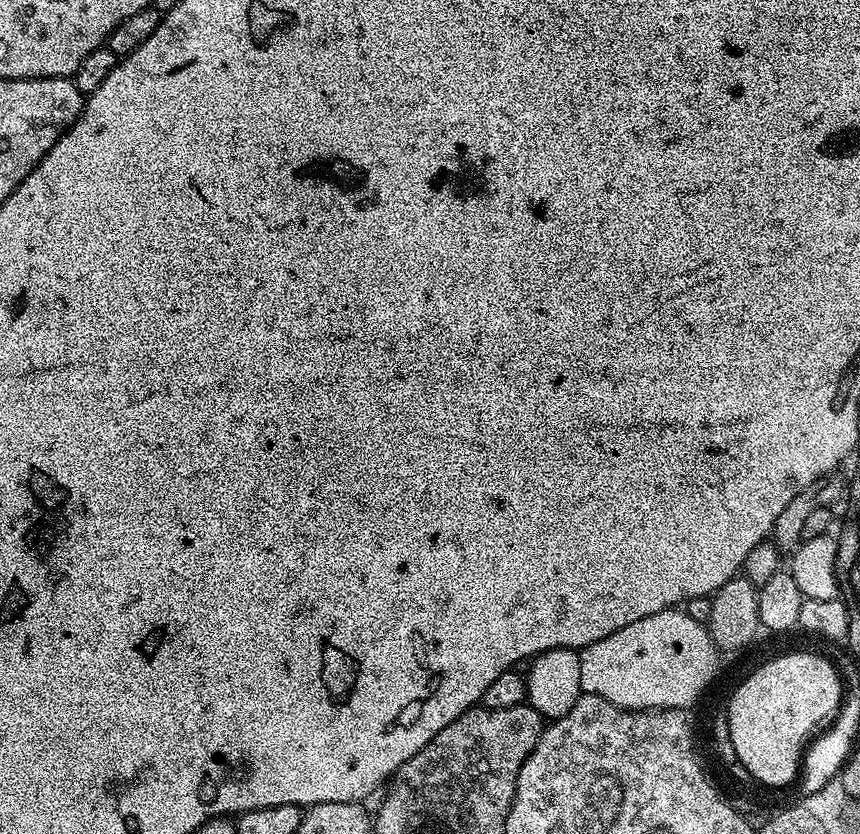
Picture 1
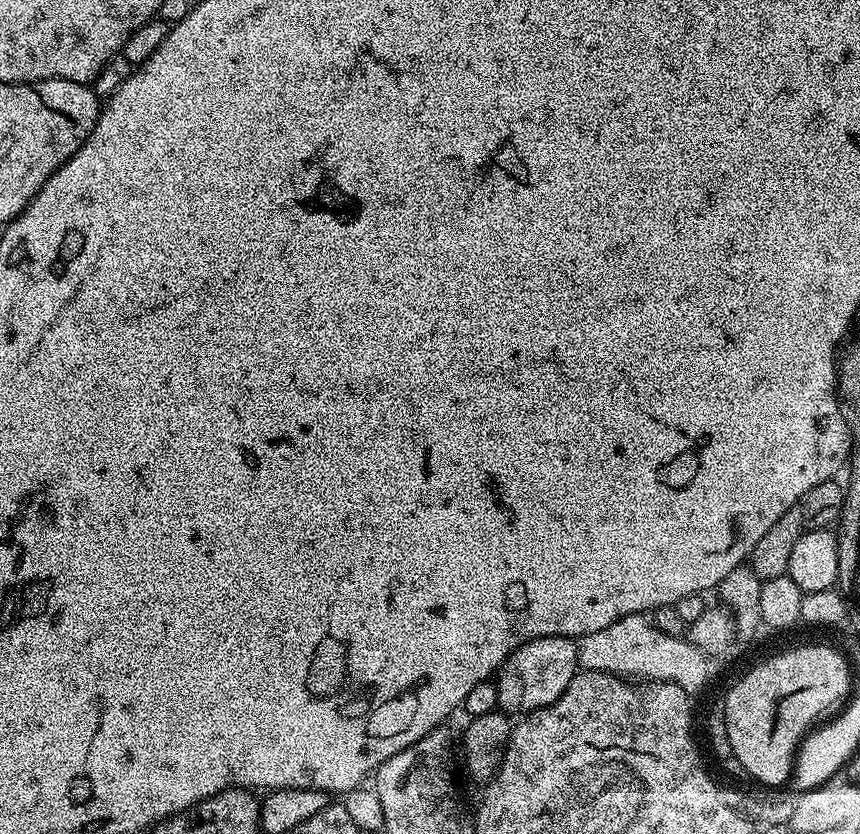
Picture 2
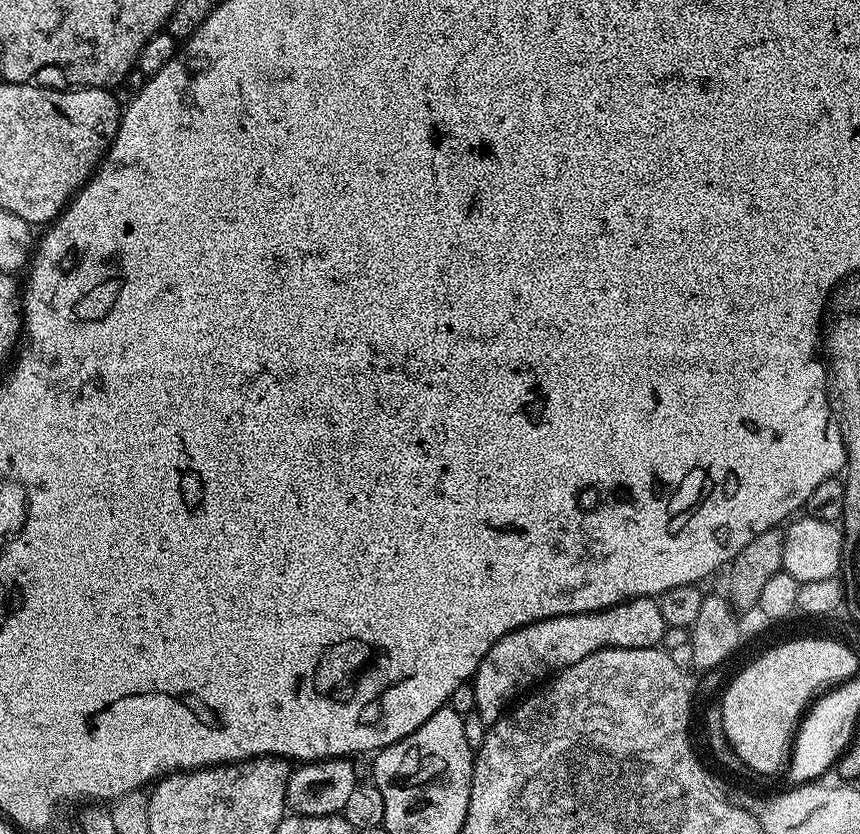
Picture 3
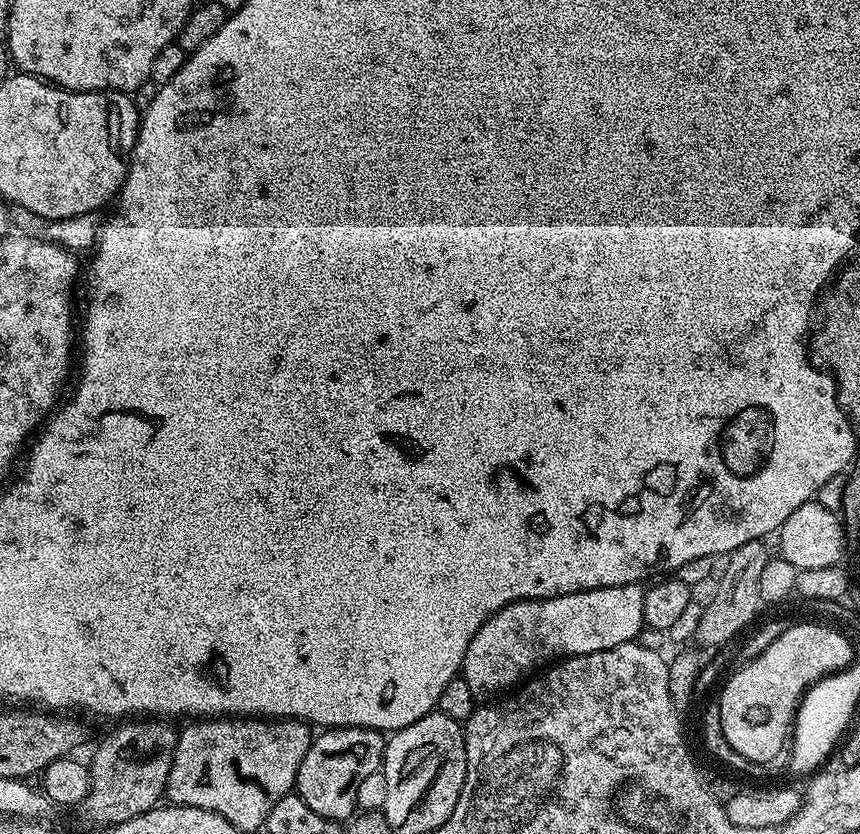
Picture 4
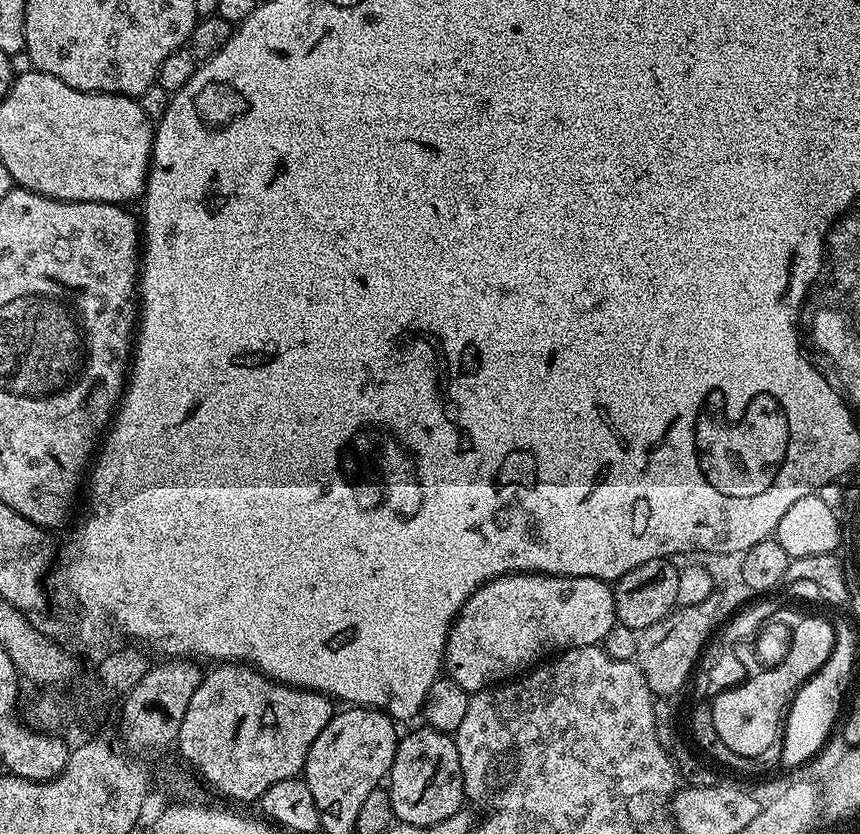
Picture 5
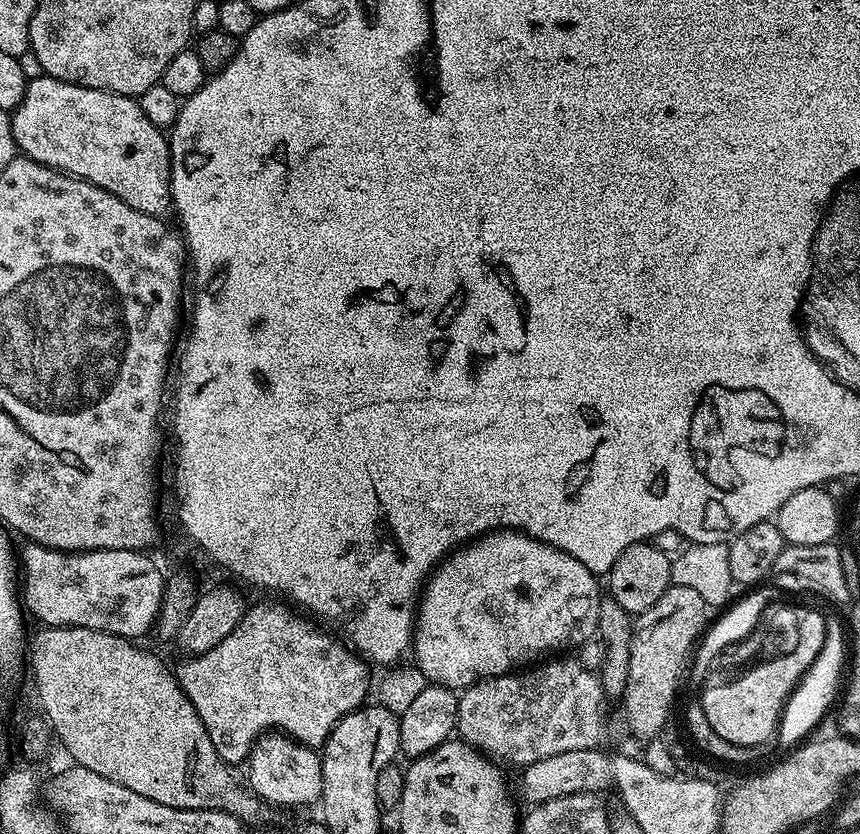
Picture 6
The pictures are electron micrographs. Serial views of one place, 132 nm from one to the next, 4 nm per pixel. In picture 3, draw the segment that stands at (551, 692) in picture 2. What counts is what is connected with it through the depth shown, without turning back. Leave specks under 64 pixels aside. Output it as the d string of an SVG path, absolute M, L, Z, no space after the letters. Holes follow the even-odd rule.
M635 596L633 600L616 604L604 612L570 614L539 620L525 628L509 632L508 635L498 638L494 646L490 646L484 661L478 666L474 677L475 715L484 716L485 725L491 726L501 719L500 708L507 709L508 700L515 701L516 692L523 693L524 684L530 683L532 676L547 677L548 668L569 668L573 660L586 658L588 653L602 650L605 646L642 648L659 645L668 629L668 624L660 613L659 603L654 602L651 596Z

